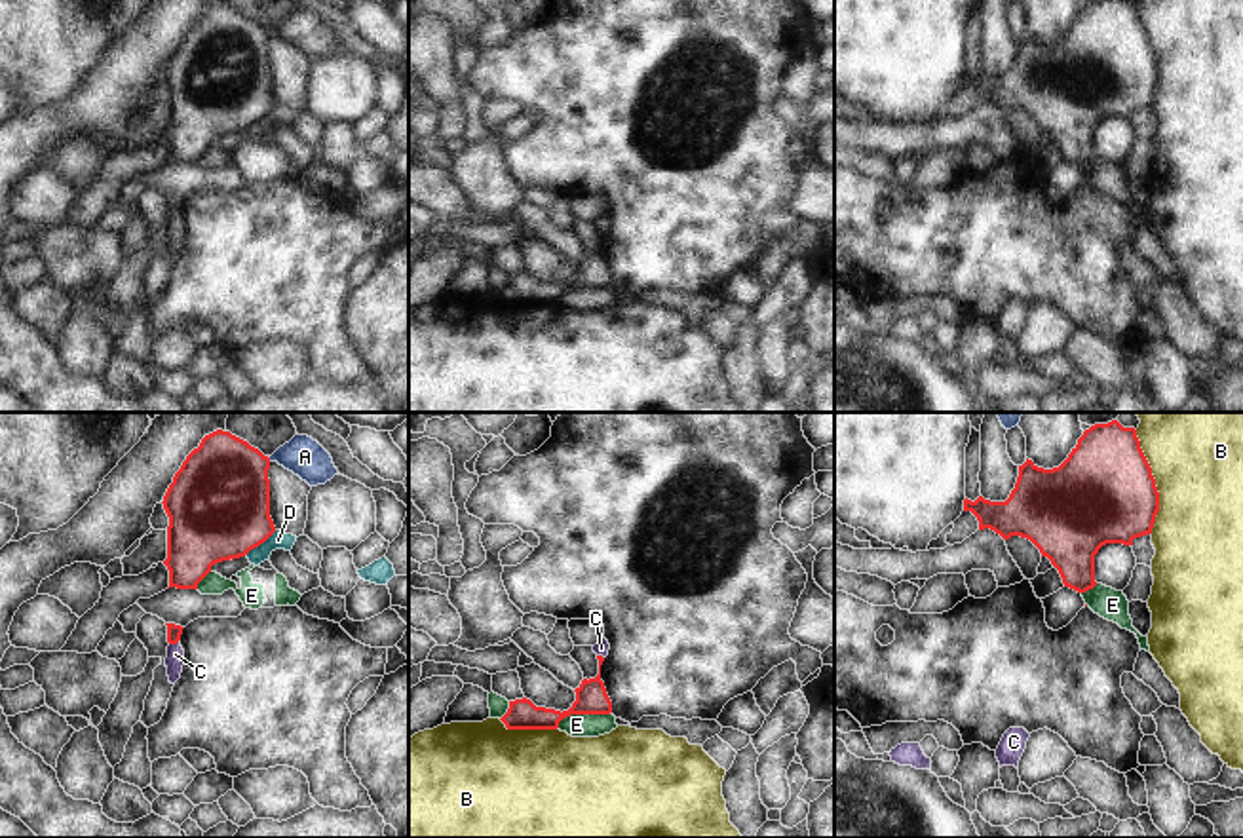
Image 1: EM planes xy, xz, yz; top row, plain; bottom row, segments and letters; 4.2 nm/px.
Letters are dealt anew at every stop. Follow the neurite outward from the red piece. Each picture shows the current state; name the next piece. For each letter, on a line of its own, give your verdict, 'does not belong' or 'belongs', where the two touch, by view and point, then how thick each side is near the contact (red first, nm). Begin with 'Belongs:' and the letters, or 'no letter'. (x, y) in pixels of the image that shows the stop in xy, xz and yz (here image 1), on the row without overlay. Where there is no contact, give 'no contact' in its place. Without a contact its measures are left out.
Belongs: C
A: does not belong; meets red in xy at (268, 33); 400 nm thick on the red side, 160 nm on the other
B: does not belong; meets red in yz at (1154, 56); 440 nm thick on the red side, 380 nm on the other
C: belongs; meets red in xy at (173, 217); 60 nm thick on the red side, 80 nm on the other
D: does not belong; meets red in xy at (259, 118); 440 nm thick on the red side, 80 nm on the other
E: does not belong; meets red in xz at (582, 287); 140 nm thick on the red side, 100 nm on the other

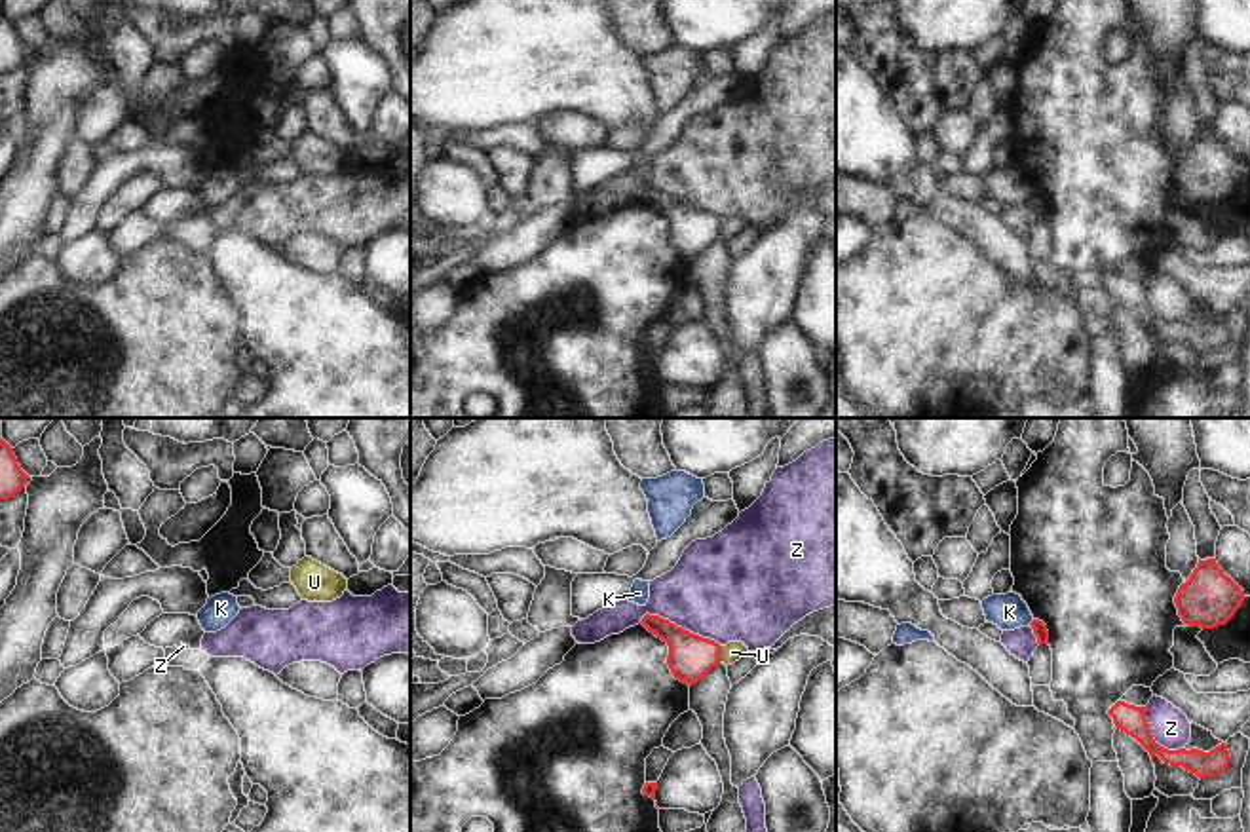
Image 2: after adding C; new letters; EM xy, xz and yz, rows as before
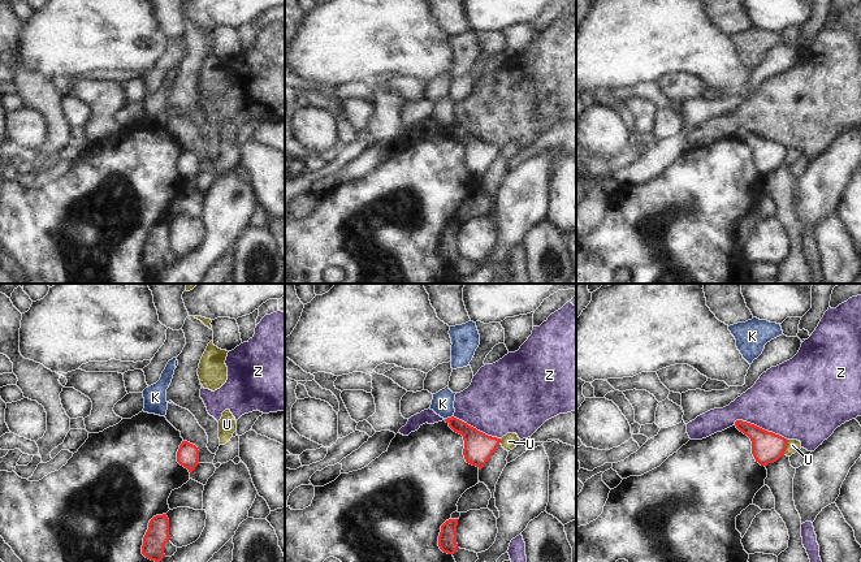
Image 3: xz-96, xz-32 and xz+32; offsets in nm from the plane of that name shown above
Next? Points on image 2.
Belongs: no letter
K: does not belong; meets red in yz at (1032, 196); 60 nm thick on the red side, 150 nm on the other
U: does not belong; meets red in xz at (719, 228); 190 nm thick on the red side, 90 nm on the other
Z: does not belong; meets red in xz at (681, 202); 190 nm thick on the red side, 440 nm on the other

